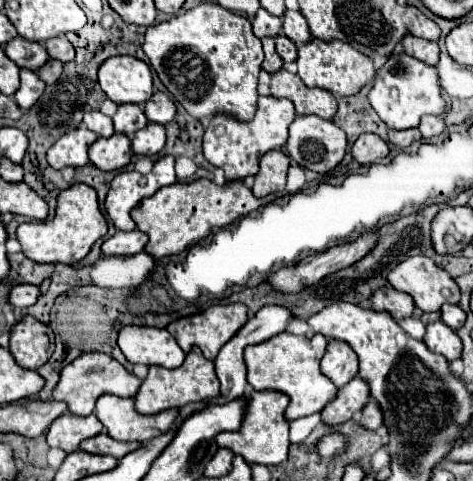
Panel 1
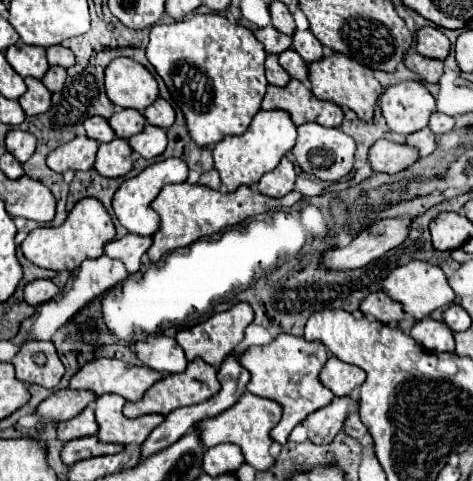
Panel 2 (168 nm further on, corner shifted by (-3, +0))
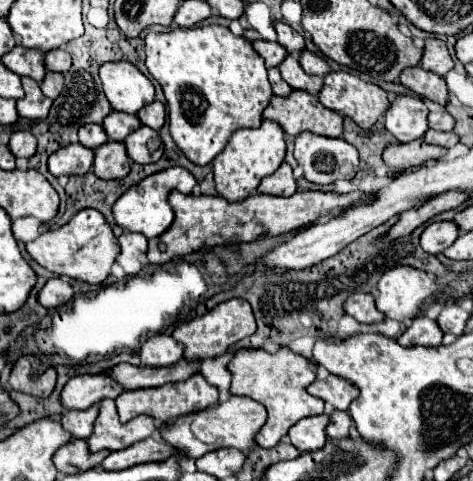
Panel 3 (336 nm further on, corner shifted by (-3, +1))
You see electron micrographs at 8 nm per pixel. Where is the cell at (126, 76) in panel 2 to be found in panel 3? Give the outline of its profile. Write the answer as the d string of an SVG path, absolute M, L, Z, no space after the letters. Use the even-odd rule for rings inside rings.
M106 62L100 66L104 94L114 110L136 114L154 102L154 84L130 62Z

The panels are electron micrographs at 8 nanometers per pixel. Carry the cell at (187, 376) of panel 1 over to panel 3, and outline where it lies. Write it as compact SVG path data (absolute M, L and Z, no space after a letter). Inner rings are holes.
M194 374L192 378L188 378L184 382L172 382L172 384L160 386L160 388L142 388L142 390L132 390L132 392L122 392L116 398L120 422L128 422L140 414L148 414L158 422L168 422L178 416L204 410L216 402L218 402L218 388L208 384L202 374Z

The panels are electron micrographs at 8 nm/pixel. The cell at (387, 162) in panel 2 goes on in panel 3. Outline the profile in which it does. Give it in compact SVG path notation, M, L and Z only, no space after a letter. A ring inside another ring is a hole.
M412 140L406 144L386 146L382 160L388 168L410 170L410 168L426 164L428 160L440 160L444 156L446 156L446 148L442 148L442 146L430 146L422 140Z

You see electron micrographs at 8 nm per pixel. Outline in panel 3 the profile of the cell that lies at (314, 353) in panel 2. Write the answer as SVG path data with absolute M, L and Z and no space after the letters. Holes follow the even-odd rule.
M280 346L280 350L274 354L256 348L242 348L232 356L232 360L228 362L228 370L232 372L232 394L254 398L268 410L268 420L256 436L256 442L262 448L274 448L290 430L290 426L294 426L302 418L324 412L324 402L320 402L320 398L308 394L306 390L310 382L316 380L316 368L316 362L292 352L288 346Z

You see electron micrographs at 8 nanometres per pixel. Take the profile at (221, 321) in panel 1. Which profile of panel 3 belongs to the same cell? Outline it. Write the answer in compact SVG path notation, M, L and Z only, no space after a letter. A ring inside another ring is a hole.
M232 298L228 302L218 304L216 308L212 308L204 316L180 324L174 330L172 336L180 344L184 344L184 358L188 358L188 360L206 360L206 358L224 356L232 344L236 344L242 338L250 336L254 330L256 330L256 320L254 320L254 314L252 314L252 306L248 306L248 302L244 302L242 298Z

